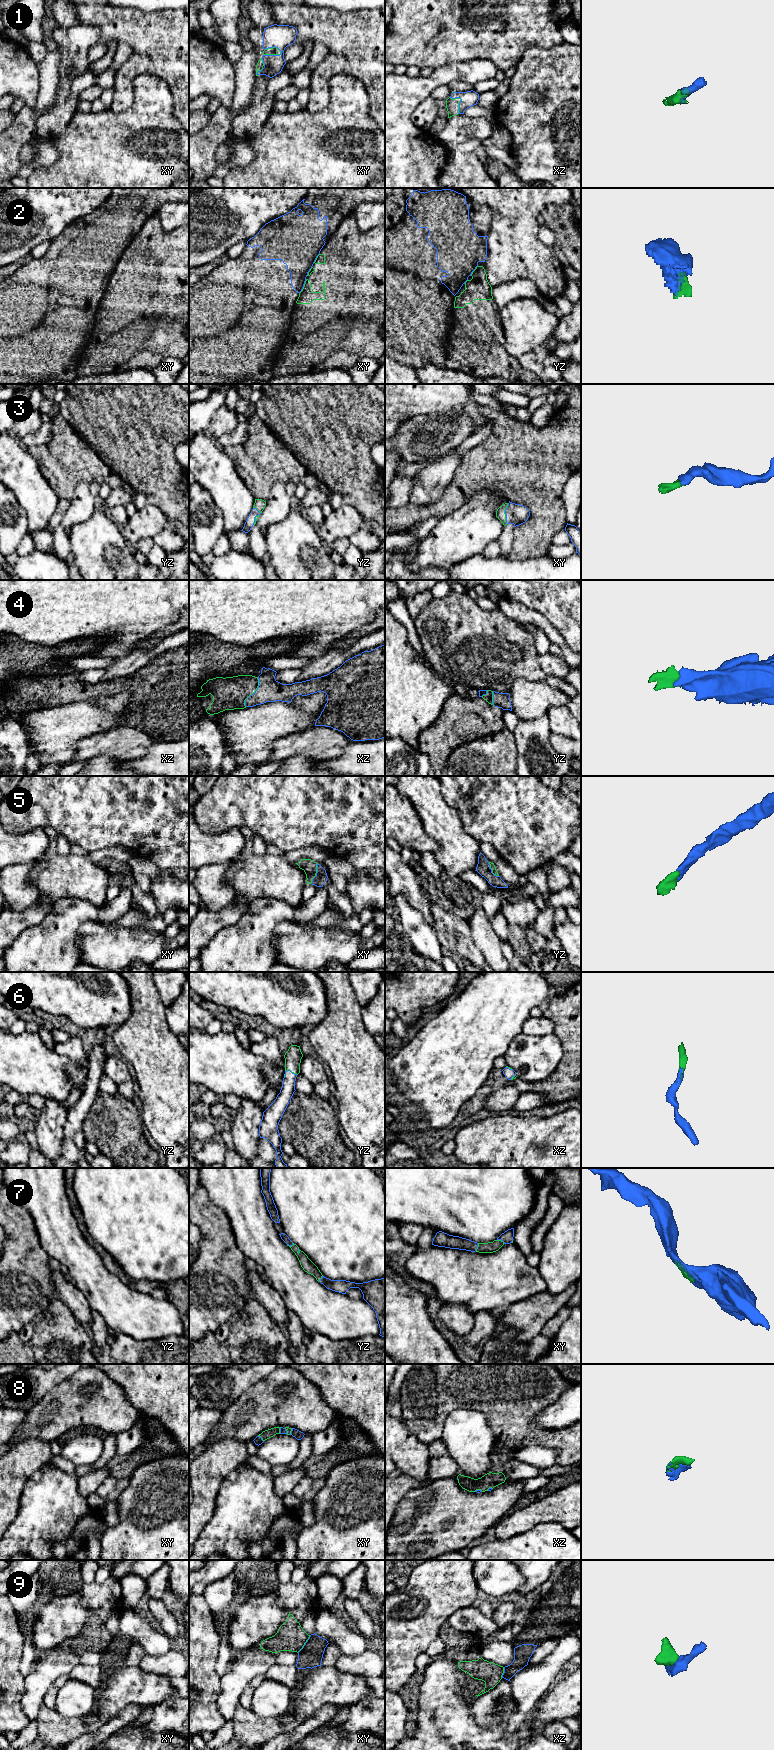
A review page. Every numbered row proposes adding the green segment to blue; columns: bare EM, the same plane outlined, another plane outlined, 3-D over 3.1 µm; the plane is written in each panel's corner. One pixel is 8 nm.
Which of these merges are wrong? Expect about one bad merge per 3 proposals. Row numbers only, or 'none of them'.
2, 9

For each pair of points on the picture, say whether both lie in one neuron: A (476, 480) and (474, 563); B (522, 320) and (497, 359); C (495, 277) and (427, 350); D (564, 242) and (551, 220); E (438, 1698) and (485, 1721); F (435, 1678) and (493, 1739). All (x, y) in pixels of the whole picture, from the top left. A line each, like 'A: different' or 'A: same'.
A: different
B: different
C: different
D: same
E: different
F: same

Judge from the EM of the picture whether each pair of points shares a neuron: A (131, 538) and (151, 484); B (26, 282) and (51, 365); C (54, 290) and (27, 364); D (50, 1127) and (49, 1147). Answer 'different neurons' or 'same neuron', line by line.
A: different neurons
B: same neuron
C: same neuron
D: same neuron

